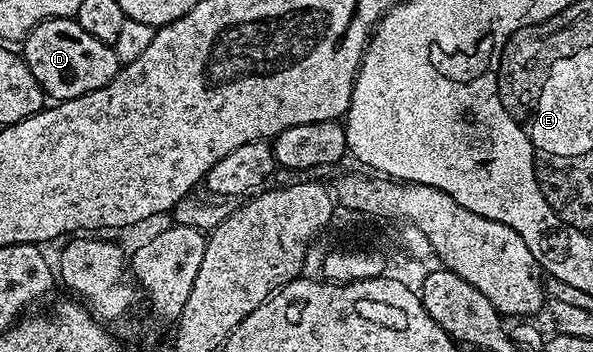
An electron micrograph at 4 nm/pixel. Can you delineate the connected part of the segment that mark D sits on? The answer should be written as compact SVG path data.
M56 17L40 21L23 42L23 56L31 75L45 92L46 98L54 102L70 101L79 95L99 91L99 87L109 85L111 79L121 69L122 63L112 45L87 35L83 27L72 17Z

